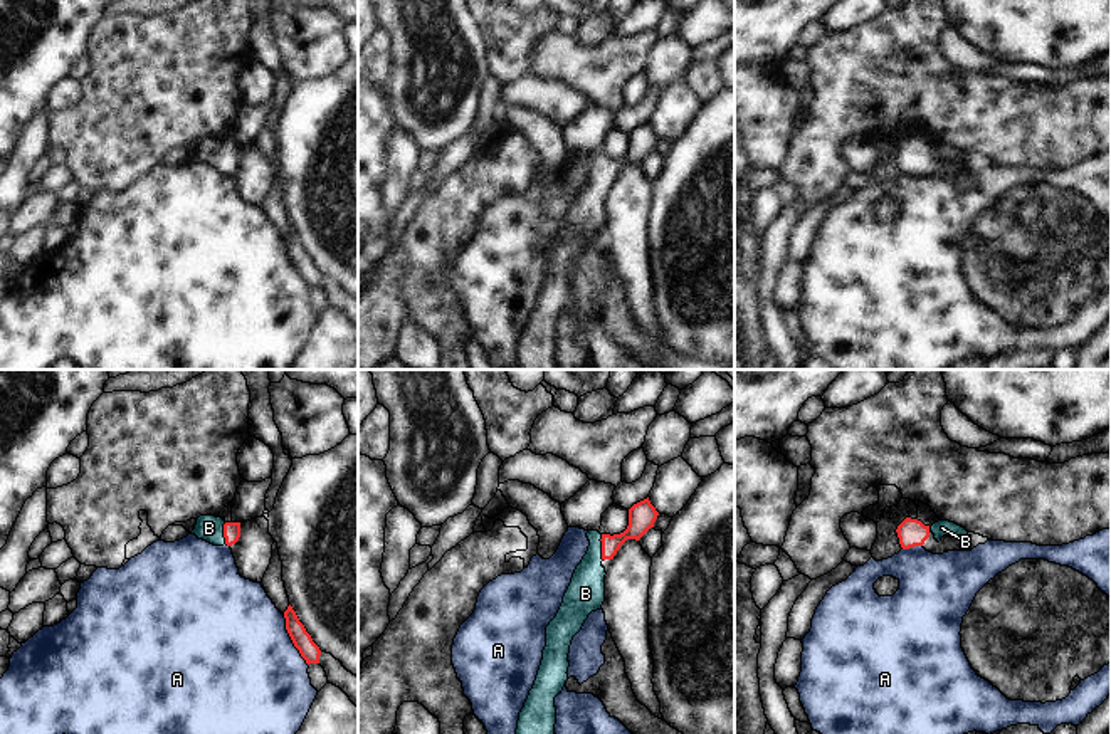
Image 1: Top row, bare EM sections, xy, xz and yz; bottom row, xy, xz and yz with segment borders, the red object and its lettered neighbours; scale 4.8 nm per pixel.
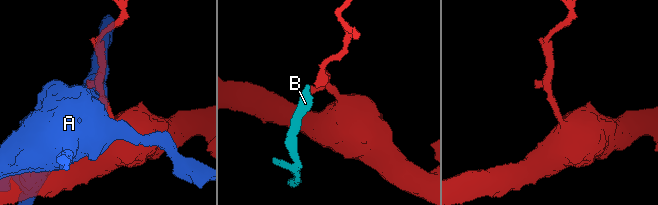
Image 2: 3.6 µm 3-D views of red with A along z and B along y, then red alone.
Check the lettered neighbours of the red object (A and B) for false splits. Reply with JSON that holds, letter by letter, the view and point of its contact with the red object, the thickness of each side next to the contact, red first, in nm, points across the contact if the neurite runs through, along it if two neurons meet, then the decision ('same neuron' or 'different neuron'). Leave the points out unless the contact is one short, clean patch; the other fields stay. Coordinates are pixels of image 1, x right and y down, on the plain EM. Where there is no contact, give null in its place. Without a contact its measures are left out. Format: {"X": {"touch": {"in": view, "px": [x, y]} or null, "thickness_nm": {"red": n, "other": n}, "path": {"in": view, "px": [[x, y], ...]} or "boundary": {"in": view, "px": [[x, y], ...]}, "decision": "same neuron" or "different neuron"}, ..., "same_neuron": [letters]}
{"A": {"touch": {"in": "xy", "px": [291, 262]}, "thickness_nm": {"red": 90, "other": 500}, "decision": "different neuron"}, "B": {"touch": {"in": "xz", "px": [602, 172]}, "thickness_nm": {"red": 130, "other": 180}, "path": {"in": "xz", "px": [[642, 138], [624, 160], [602, 172], [592, 183], [585, 217]]}, "decision": "same neuron"}, "same_neuron": ["B"]}

